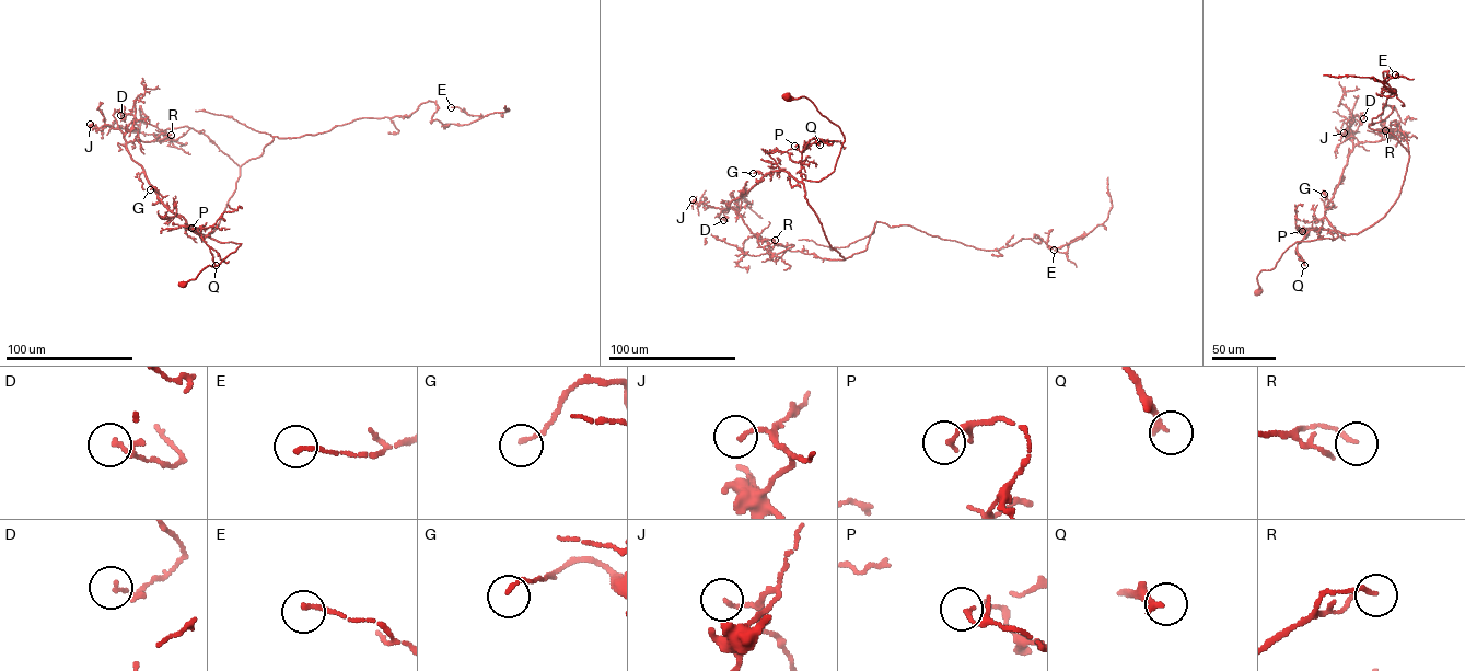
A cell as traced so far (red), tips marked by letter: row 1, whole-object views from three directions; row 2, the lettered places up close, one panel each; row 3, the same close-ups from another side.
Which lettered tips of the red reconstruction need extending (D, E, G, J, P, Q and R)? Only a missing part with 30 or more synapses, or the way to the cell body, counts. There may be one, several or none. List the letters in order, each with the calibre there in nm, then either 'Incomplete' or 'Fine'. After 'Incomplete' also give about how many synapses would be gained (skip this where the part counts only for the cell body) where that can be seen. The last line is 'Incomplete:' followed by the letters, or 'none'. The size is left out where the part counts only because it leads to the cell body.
D: Thickness 100 nm. Fine
E: Thickness 160 nm. Fine
G: Thickness 130 nm. Fine
J: Thickness 120 nm. Fine
P: Thickness 170 nm. Fine
Q: Thickness 220 nm. Fine
R: Thickness 140 nm. Fine
Incomplete: none

